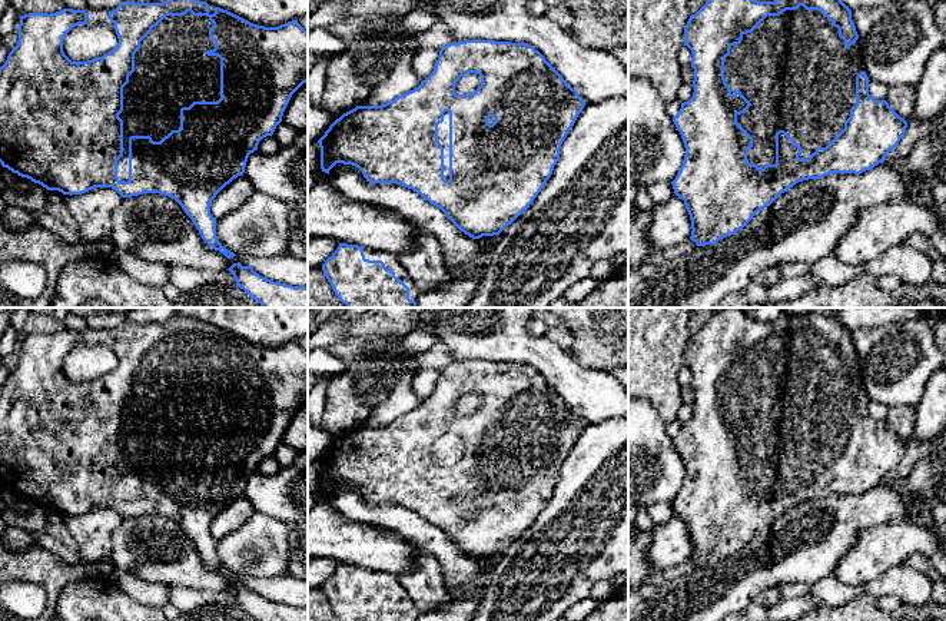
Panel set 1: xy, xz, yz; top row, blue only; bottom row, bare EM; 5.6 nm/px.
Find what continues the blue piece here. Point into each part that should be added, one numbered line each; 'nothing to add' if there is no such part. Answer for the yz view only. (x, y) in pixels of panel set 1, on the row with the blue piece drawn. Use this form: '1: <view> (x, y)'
1: yz (795, 70)

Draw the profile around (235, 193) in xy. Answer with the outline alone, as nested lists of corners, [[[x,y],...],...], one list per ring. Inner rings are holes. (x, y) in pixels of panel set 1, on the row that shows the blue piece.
[[[245,175],[238,176],[226,185],[212,200],[210,215],[219,220],[229,212],[236,210],[255,192],[252,183]]]

